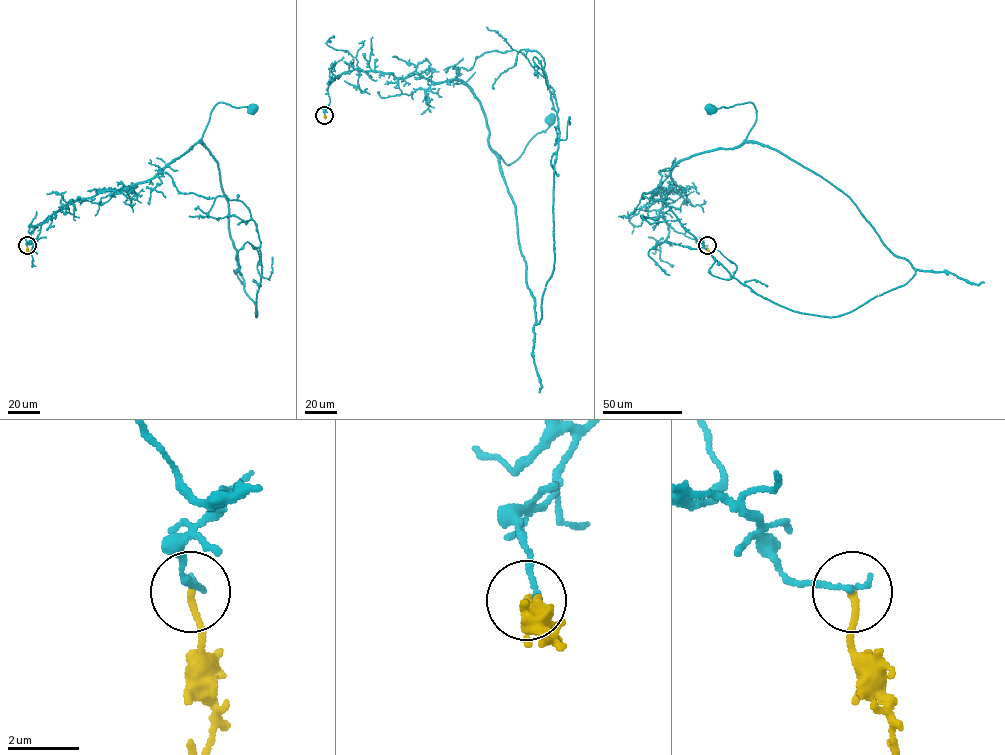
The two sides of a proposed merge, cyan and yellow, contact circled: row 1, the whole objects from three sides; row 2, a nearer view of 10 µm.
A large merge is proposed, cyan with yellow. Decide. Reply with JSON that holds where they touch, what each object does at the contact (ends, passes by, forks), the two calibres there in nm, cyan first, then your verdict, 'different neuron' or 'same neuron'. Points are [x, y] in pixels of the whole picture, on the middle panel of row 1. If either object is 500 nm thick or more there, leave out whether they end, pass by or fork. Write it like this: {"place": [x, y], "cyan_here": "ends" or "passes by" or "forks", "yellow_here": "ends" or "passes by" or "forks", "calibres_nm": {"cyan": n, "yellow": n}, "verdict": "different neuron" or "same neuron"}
{"place": [324, 115], "cyan_here": "ends", "yellow_here": "ends", "calibres_nm": {"cyan": 160, "yellow": 180}, "verdict": "different neuron"}

